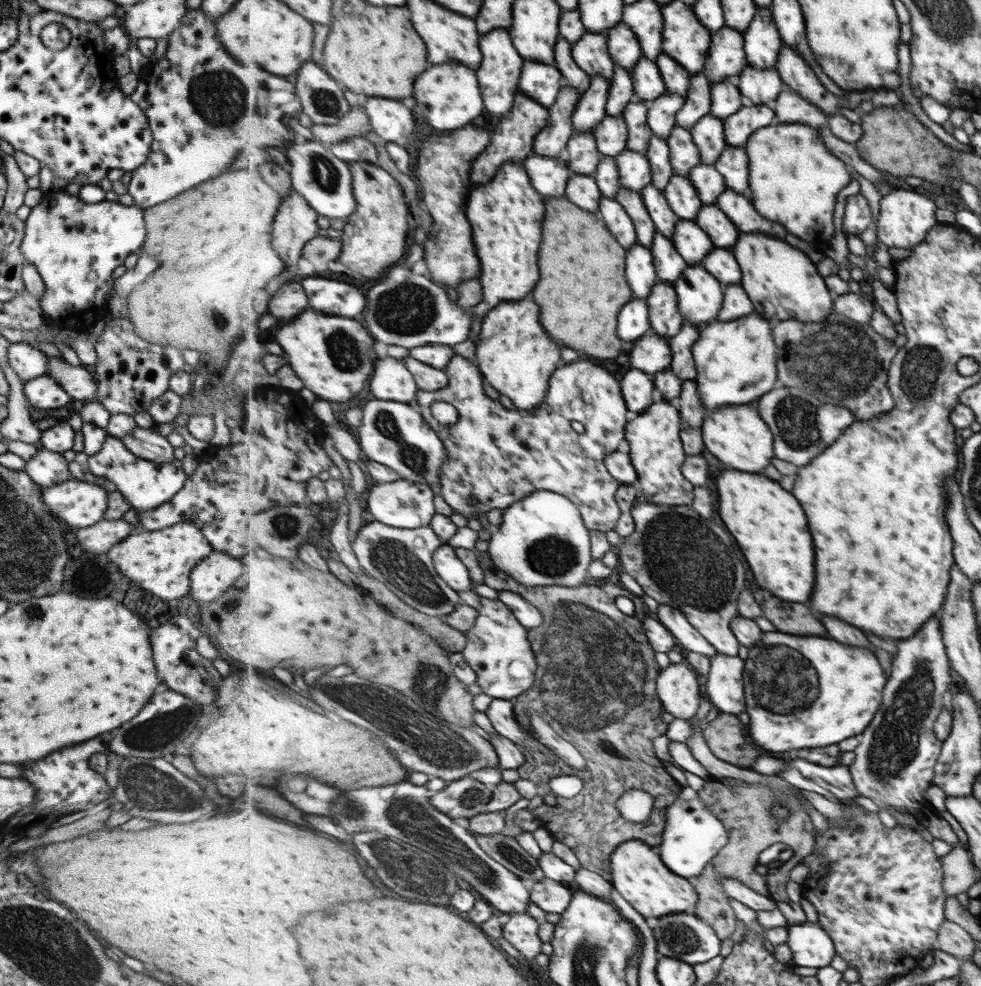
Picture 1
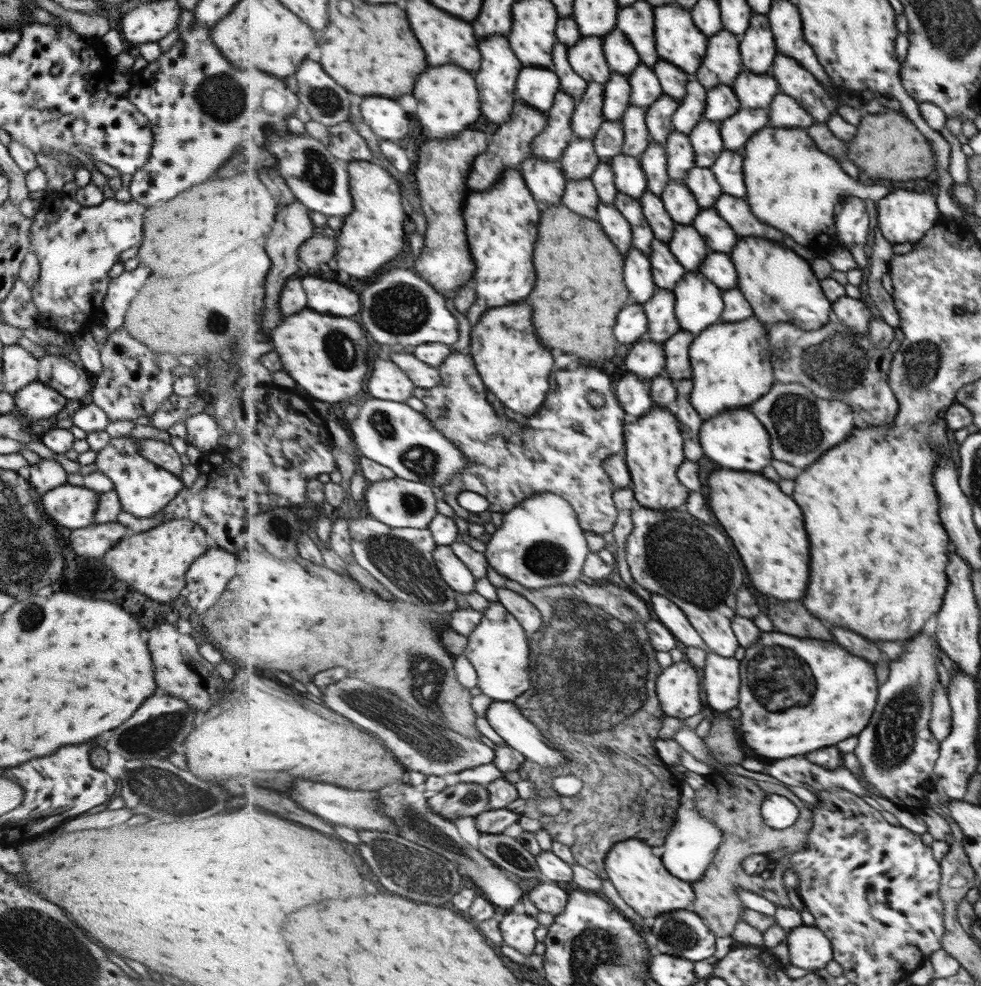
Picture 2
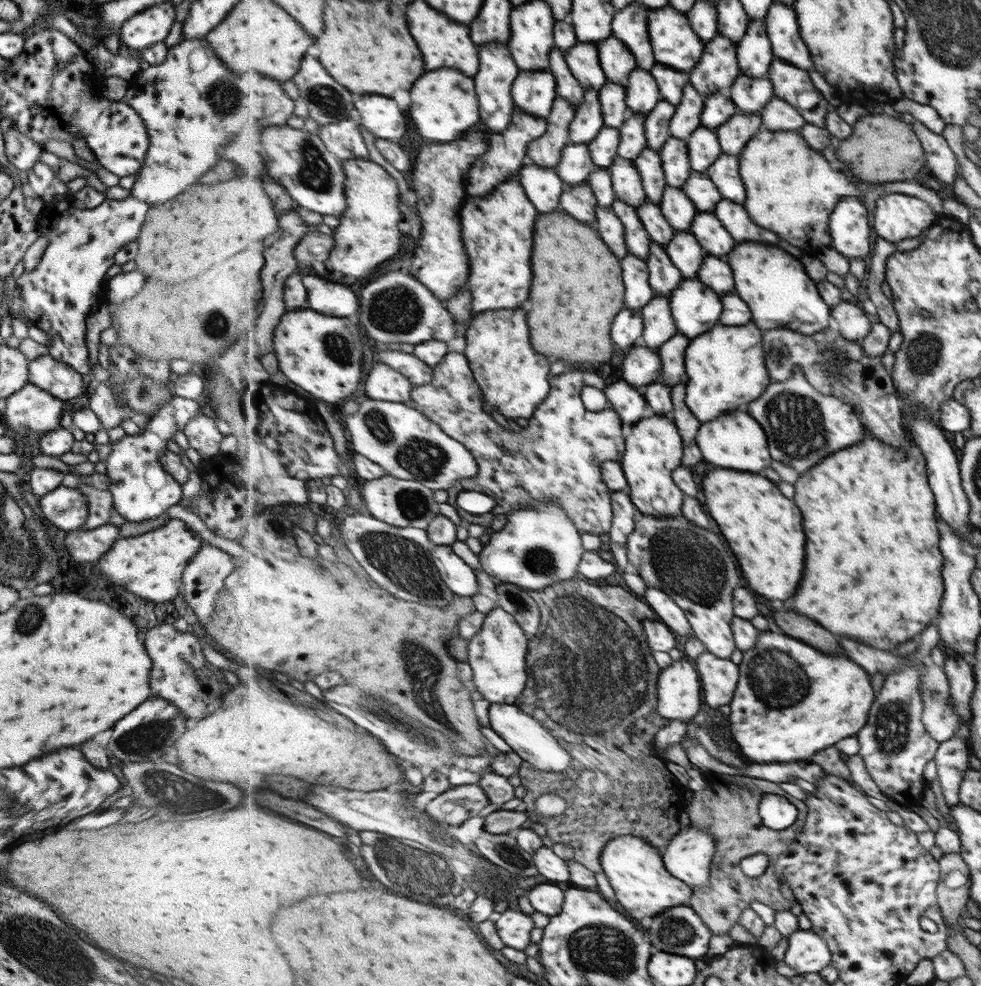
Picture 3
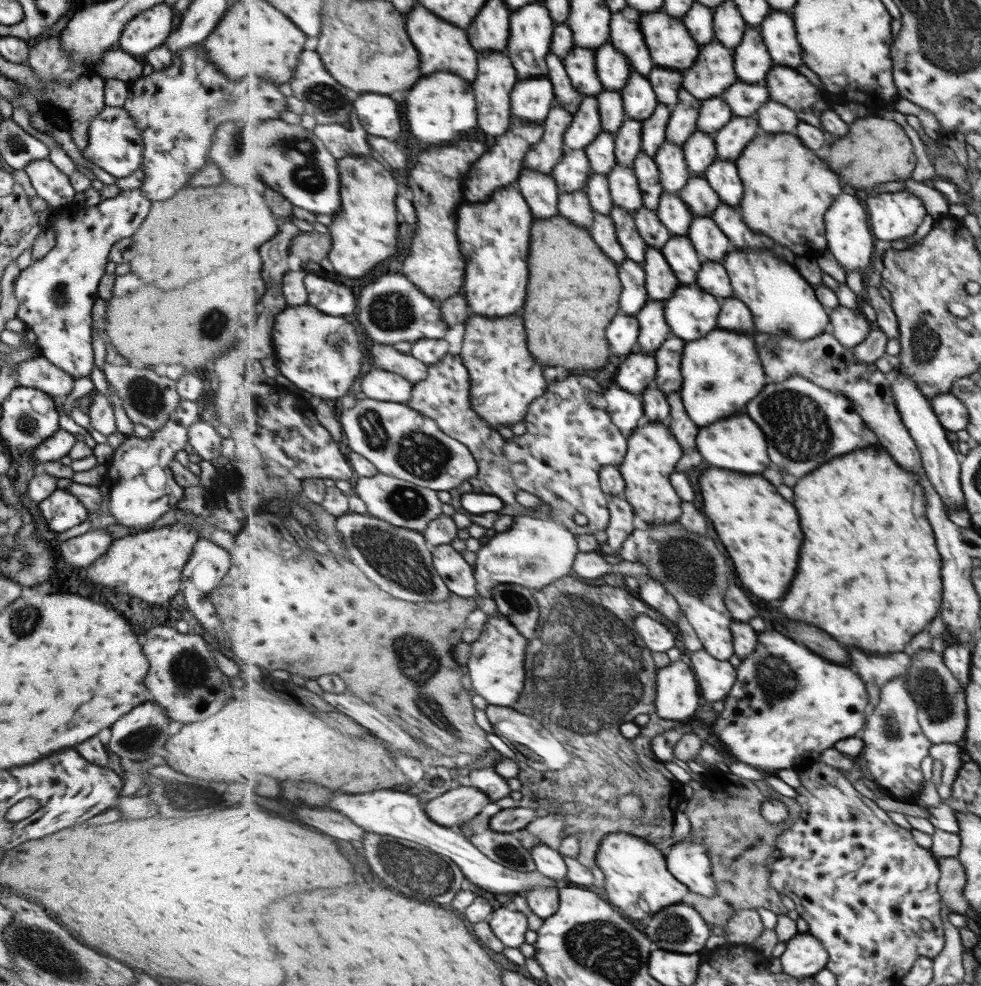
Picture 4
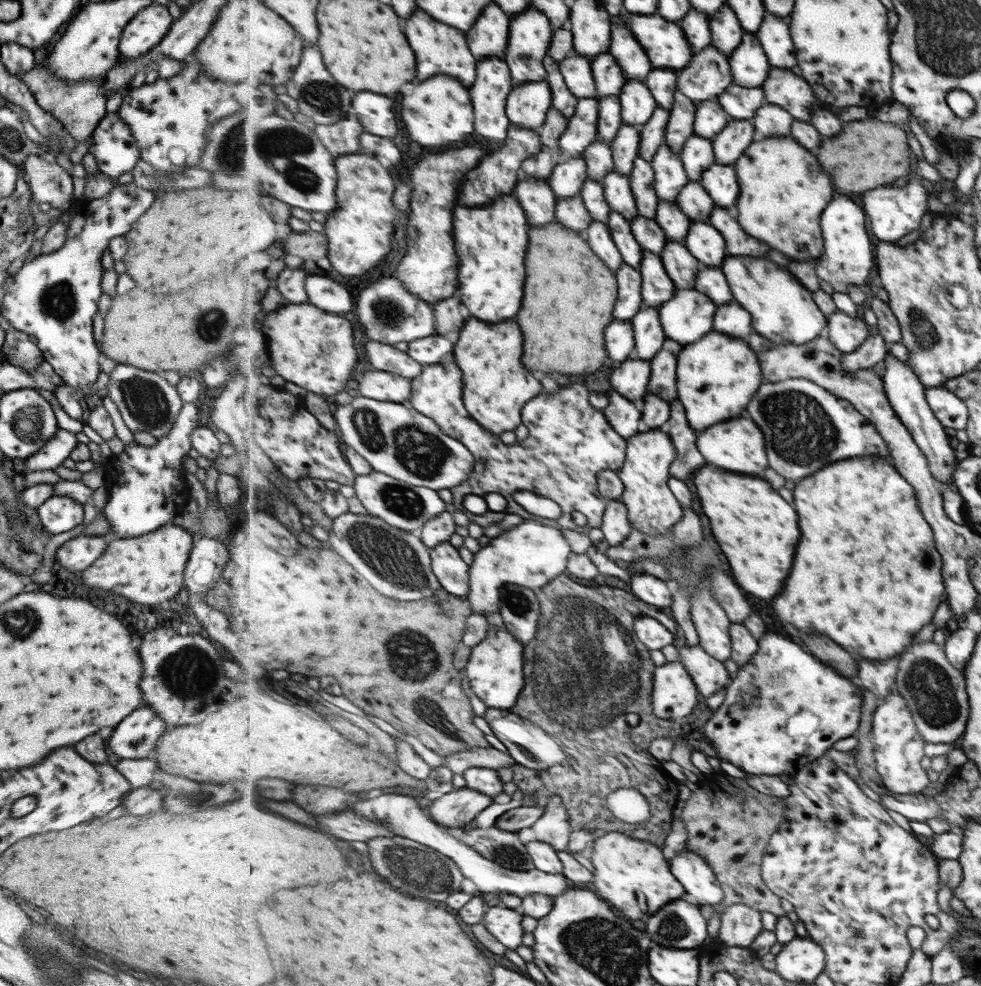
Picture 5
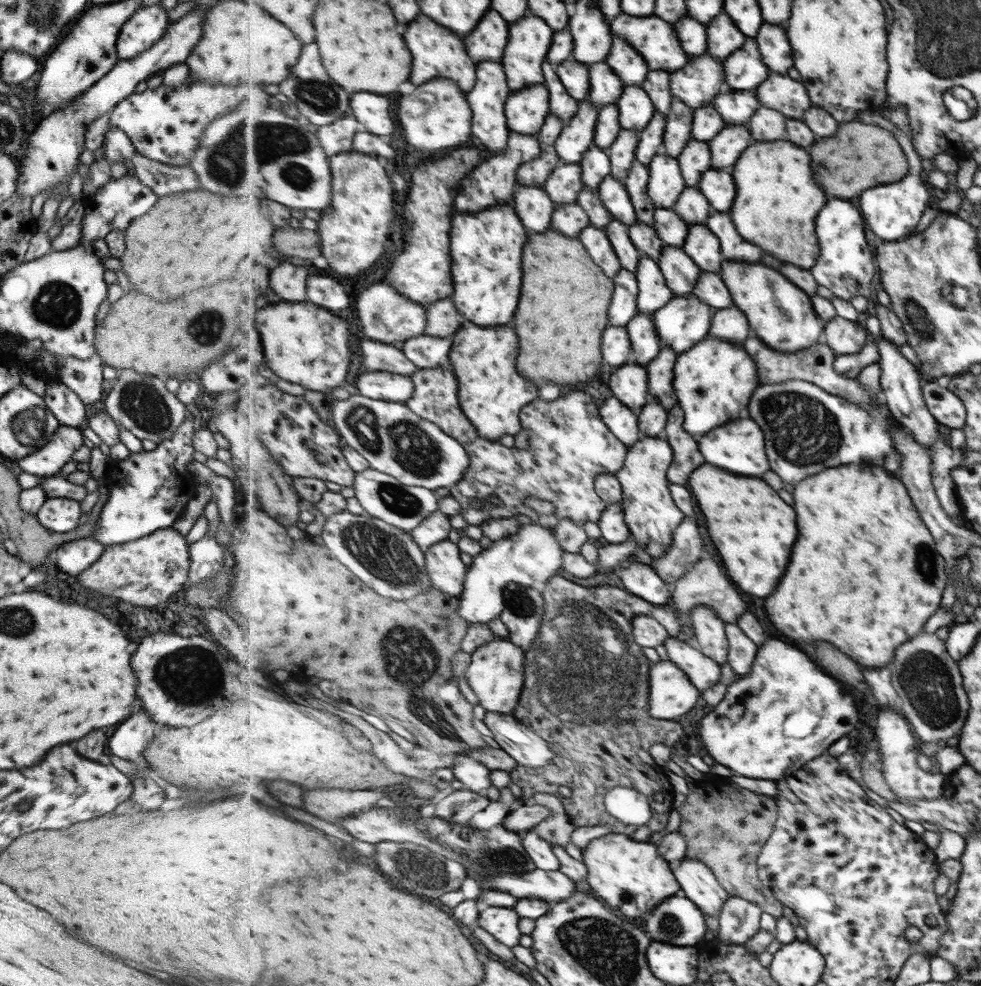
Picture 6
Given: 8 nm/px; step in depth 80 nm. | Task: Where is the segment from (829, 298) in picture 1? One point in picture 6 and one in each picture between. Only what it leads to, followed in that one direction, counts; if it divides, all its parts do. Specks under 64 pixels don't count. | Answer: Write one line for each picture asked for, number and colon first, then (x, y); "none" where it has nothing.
2: (781, 286)
3: (777, 286)
4: (782, 300)
5: (783, 309)
6: (780, 312)

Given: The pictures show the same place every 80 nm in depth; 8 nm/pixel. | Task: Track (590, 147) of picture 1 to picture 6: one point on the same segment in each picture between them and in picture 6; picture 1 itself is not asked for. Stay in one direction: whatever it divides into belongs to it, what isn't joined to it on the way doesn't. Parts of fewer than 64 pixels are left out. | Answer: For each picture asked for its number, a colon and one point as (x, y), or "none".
2: (580, 160)
3: (576, 165)
4: (573, 172)
5: (568, 180)
6: (565, 184)

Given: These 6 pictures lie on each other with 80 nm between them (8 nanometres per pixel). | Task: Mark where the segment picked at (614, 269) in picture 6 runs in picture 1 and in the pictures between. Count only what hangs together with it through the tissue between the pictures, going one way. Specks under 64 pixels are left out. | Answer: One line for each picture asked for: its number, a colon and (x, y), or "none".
1: (614, 215)
2: (613, 221)
3: (608, 224)
4: (604, 231)
5: (600, 237)

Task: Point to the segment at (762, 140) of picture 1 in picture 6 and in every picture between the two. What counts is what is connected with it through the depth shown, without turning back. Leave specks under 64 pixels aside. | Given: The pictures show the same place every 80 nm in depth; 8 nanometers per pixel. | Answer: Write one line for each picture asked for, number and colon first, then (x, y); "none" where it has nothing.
2: (795, 187)
3: (793, 189)
4: (772, 162)
5: (784, 190)
6: (778, 199)

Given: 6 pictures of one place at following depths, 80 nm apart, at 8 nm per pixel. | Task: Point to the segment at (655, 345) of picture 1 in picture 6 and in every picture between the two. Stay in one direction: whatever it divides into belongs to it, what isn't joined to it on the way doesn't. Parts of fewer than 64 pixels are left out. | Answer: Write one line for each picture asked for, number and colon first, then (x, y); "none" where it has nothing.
2: (648, 359)
3: (643, 365)
4: (638, 371)
5: (632, 378)
6: (629, 382)

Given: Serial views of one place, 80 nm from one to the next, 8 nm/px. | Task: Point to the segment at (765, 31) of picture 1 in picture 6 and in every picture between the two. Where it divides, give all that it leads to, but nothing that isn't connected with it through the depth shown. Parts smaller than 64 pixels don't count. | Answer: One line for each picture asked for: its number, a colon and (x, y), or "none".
2: (758, 45)
3: (756, 54)
4: (754, 61)
5: (750, 65)
6: (745, 68)

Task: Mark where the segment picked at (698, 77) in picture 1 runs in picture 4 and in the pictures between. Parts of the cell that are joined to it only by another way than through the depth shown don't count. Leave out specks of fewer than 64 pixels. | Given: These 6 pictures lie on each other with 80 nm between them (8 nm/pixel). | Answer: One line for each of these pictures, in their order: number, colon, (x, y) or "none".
2: (693, 106)
3: (688, 117)
4: (683, 123)

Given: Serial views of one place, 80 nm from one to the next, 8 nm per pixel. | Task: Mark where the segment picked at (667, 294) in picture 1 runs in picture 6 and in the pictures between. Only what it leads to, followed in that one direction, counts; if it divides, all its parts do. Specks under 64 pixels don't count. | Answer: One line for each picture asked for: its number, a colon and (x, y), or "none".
2: (661, 308)
3: (657, 314)
4: (655, 330)
5: (650, 337)
6: (646, 343)

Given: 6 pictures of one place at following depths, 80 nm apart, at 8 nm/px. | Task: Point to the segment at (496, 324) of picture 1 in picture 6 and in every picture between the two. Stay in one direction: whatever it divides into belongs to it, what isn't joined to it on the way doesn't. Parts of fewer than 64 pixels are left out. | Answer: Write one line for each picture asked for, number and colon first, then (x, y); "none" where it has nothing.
2: (514, 364)
3: (514, 377)
4: (506, 380)
5: (498, 387)
6: (493, 394)

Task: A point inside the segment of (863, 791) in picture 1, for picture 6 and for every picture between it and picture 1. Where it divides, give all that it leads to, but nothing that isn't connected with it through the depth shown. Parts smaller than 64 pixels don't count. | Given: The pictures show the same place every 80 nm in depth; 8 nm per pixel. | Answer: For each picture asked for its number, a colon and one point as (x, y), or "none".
2: (897, 751)
3: (895, 748)
4: (894, 746)
5: (898, 748)
6: (895, 744)

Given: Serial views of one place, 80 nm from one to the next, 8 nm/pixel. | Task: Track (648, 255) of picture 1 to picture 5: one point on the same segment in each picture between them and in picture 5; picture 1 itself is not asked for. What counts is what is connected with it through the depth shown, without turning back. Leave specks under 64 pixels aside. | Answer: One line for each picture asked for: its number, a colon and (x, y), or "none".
2: (639, 277)
3: (639, 292)
4: (635, 295)
5: (630, 301)

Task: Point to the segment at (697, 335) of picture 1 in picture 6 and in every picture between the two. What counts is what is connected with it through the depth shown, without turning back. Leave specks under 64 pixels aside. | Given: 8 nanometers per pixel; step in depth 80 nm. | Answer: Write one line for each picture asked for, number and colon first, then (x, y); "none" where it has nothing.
2: (679, 367)
3: (673, 353)
4: (670, 378)
5: (664, 380)
6: (661, 371)

